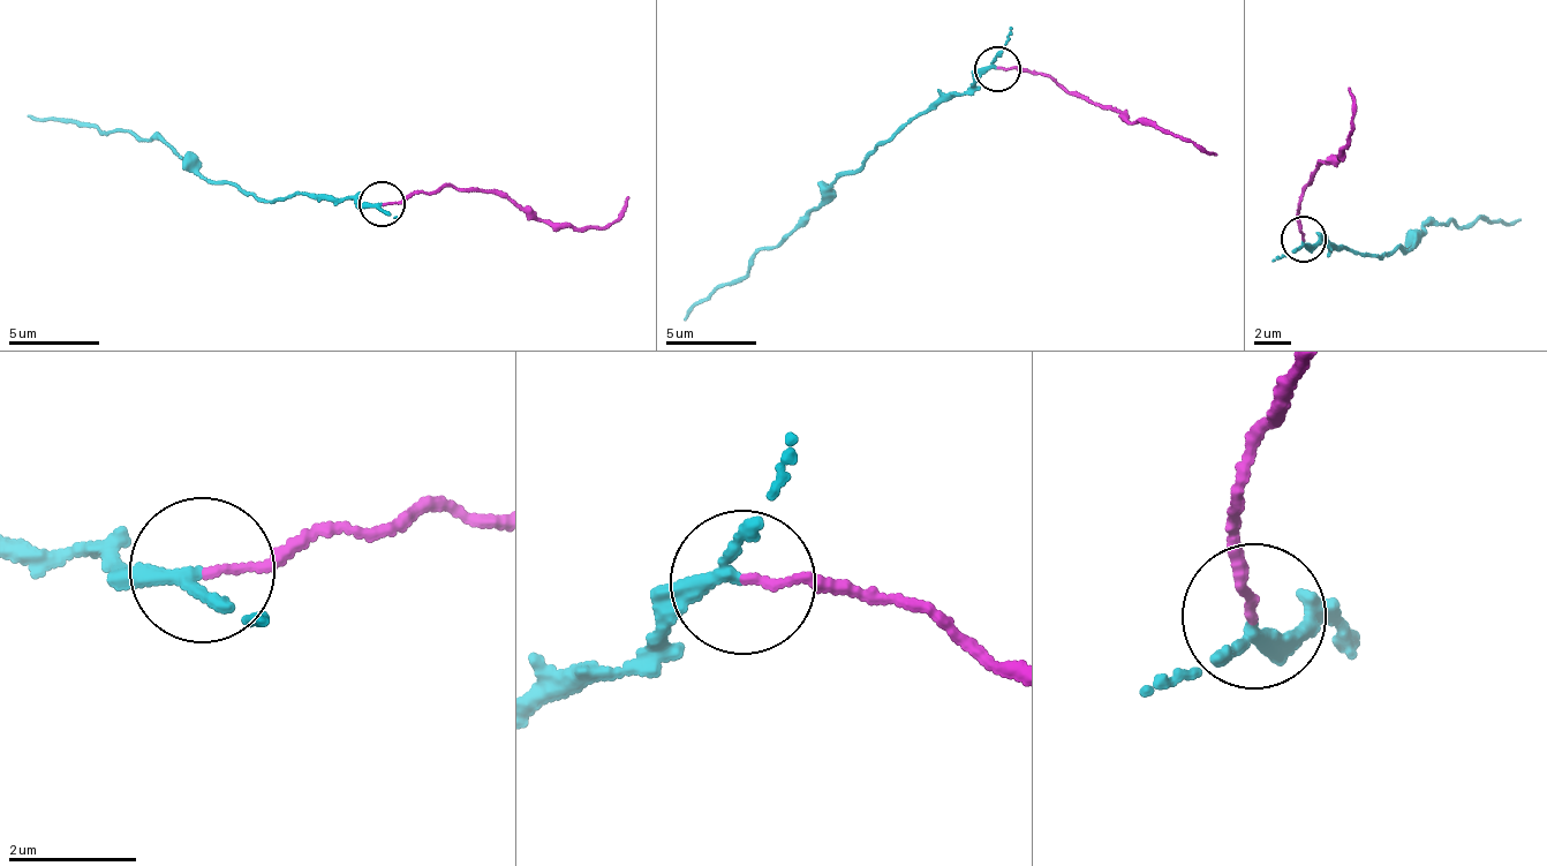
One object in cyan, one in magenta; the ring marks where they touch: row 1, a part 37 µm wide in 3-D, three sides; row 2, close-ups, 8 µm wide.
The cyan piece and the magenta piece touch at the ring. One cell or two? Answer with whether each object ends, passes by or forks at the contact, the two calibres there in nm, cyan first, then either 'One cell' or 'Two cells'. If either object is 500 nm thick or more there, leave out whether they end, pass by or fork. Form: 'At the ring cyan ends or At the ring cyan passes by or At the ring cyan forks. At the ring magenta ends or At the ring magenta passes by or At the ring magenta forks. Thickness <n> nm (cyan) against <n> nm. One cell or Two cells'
At the ring cyan passes by. At the ring magenta ends. Thickness 180 nm (cyan) against 110 nm. Two cells

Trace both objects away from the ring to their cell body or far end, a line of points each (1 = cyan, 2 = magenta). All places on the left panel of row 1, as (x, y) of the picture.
1: (383, 202), (361, 205), (301, 195), (261, 202), (204, 174), (159, 140), (29, 117)
2: (383, 202), (444, 186), (508, 196), (543, 220), (600, 230), (628, 197)

